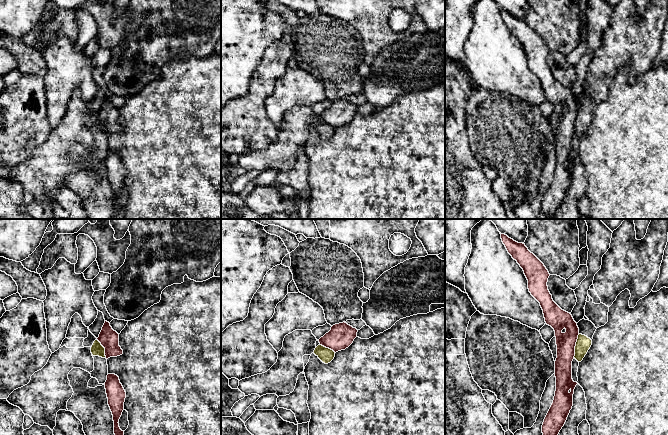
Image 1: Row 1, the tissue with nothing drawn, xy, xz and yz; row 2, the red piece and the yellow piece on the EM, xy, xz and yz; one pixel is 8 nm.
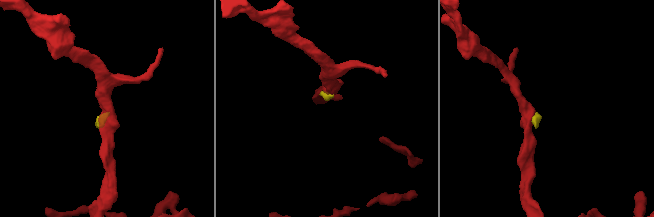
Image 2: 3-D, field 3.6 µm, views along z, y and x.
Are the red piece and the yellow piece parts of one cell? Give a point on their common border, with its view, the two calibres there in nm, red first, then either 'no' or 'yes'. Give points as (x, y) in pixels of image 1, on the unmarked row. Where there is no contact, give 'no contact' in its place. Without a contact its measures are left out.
contact yz (575, 121); calibres 170 and 120 nm; no

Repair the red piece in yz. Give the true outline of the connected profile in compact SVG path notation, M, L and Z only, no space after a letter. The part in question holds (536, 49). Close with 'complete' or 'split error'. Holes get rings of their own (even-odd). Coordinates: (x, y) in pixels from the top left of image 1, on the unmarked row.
M505 10L501 15L508 29L523 45L531 71L540 79L545 98L555 107L557 134L555 137L556 167L553 179L544 195L544 216L553 219L564 202L573 182L573 170L577 158L572 155L572 137L579 104L572 91L562 86L552 75L547 62L550 52L544 40L523 19Z | complete

